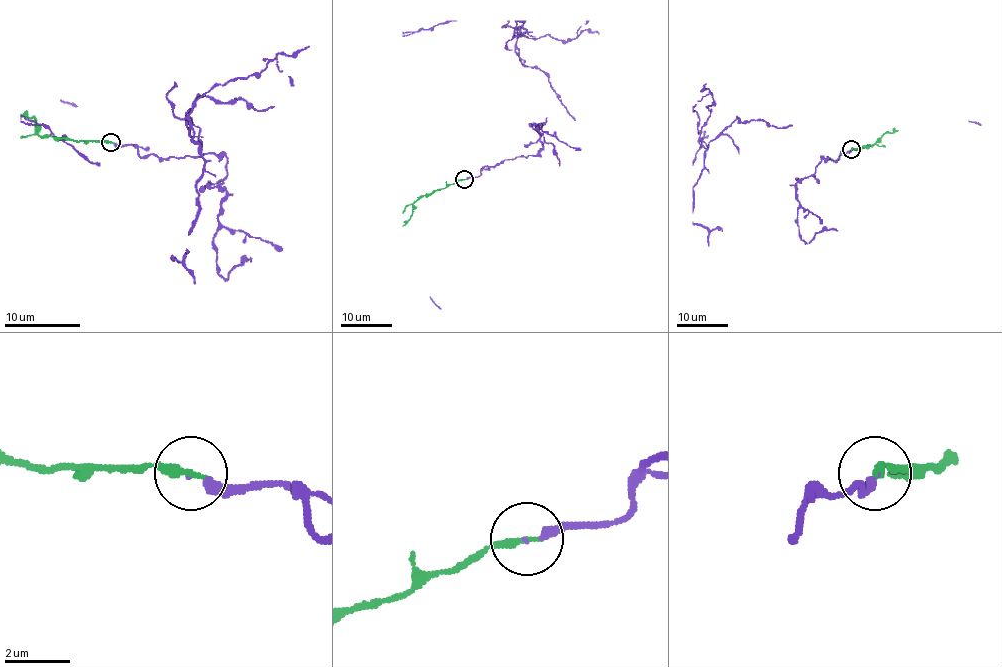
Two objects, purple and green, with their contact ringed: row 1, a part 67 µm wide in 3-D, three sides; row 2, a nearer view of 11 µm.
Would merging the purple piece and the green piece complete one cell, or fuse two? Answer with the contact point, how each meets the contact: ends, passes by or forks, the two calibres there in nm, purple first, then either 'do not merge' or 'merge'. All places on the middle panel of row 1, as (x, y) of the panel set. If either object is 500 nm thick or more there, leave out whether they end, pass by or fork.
at (464, 179); purple ends there; green ends there; 190 nm thick on the purple side, 280 nm on the other; merge

